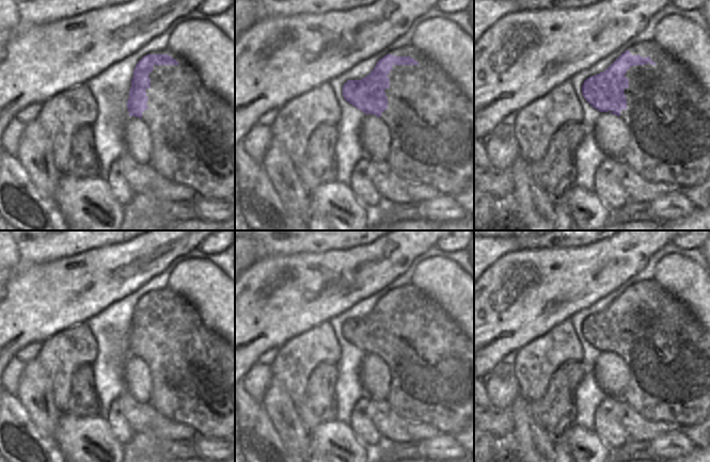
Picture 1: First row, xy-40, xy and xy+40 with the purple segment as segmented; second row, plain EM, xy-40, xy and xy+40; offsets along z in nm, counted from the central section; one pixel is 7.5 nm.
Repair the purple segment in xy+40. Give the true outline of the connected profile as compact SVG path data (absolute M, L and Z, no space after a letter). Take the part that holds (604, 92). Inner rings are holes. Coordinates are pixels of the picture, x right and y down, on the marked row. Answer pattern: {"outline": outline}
{"outline": "M626 50L604 71L584 81L584 98L596 110L620 116L620 111L627 109L624 90L629 87L629 79L625 75L630 67L647 63L657 64L649 57L632 55Z"}

